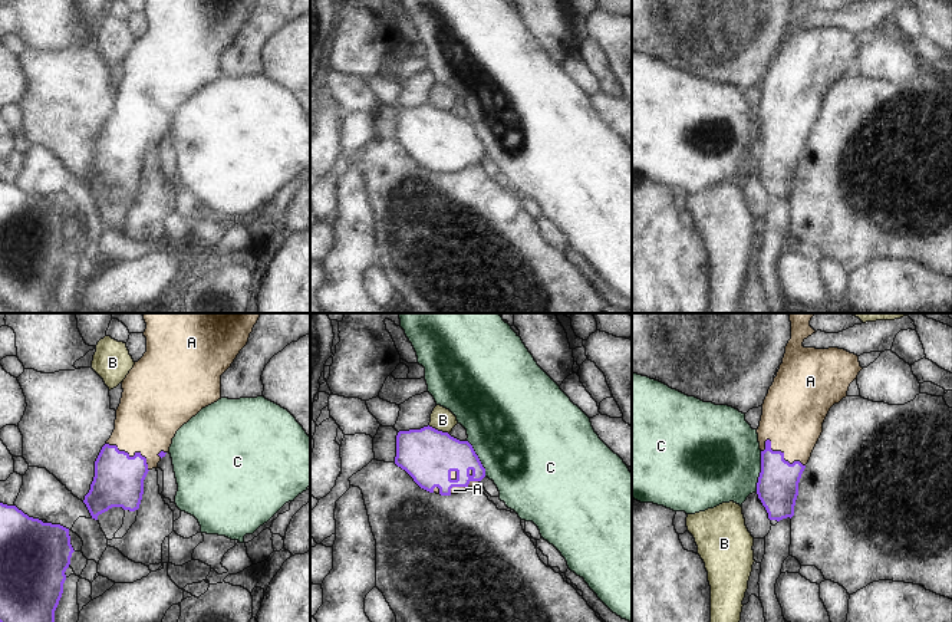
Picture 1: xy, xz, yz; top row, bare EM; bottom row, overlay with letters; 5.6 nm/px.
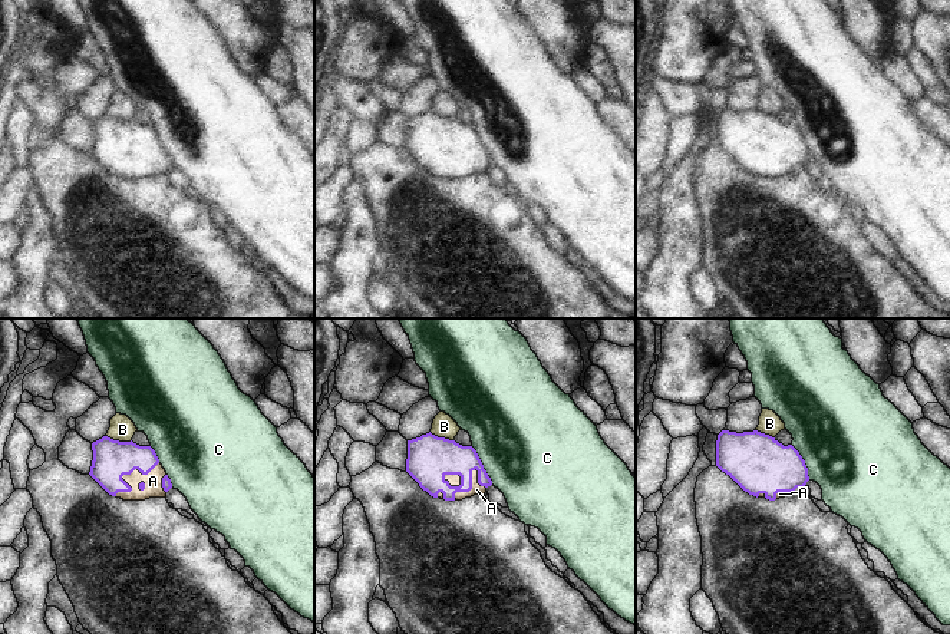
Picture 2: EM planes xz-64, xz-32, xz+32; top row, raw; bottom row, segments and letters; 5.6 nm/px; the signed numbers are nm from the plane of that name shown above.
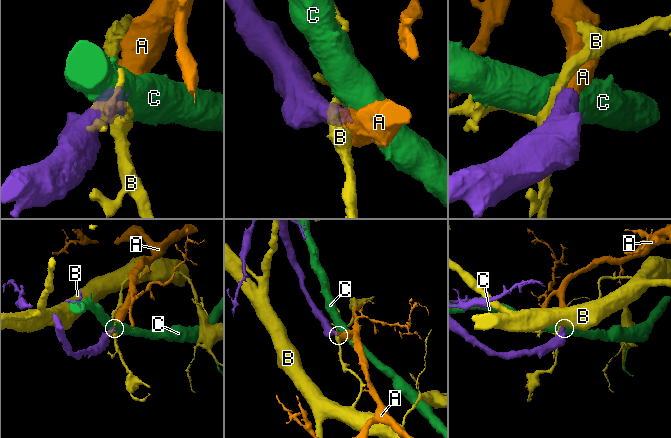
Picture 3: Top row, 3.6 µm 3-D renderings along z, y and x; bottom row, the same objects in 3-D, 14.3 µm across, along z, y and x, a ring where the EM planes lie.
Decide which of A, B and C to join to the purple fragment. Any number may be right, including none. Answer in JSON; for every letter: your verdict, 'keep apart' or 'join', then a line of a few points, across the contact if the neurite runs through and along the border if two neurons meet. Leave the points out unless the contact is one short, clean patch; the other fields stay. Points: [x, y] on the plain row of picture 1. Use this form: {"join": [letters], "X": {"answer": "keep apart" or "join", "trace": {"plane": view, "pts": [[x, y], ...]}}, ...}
{"join": ["A"], "A": {"answer": "join"}, "B": {"answer": "keep apart", "trace": {"plane": "xz", "pts": [[428, 104], [448, 112]]}}, "C": {"answer": "keep apart", "trace": {"plane": "yz", "pts": [[761, 130], [761, 150], [756, 170]]}}}

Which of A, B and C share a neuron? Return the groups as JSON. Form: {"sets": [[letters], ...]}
{"sets": [["A"], ["B"], ["C"]]}

